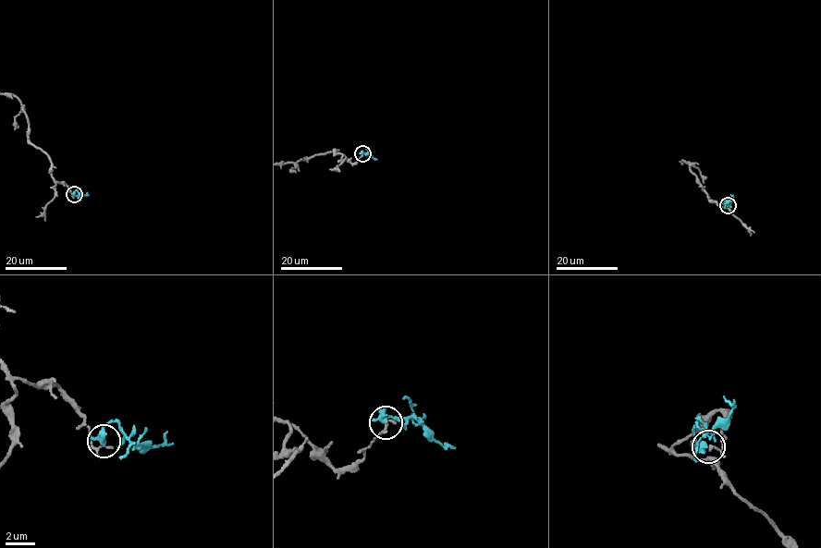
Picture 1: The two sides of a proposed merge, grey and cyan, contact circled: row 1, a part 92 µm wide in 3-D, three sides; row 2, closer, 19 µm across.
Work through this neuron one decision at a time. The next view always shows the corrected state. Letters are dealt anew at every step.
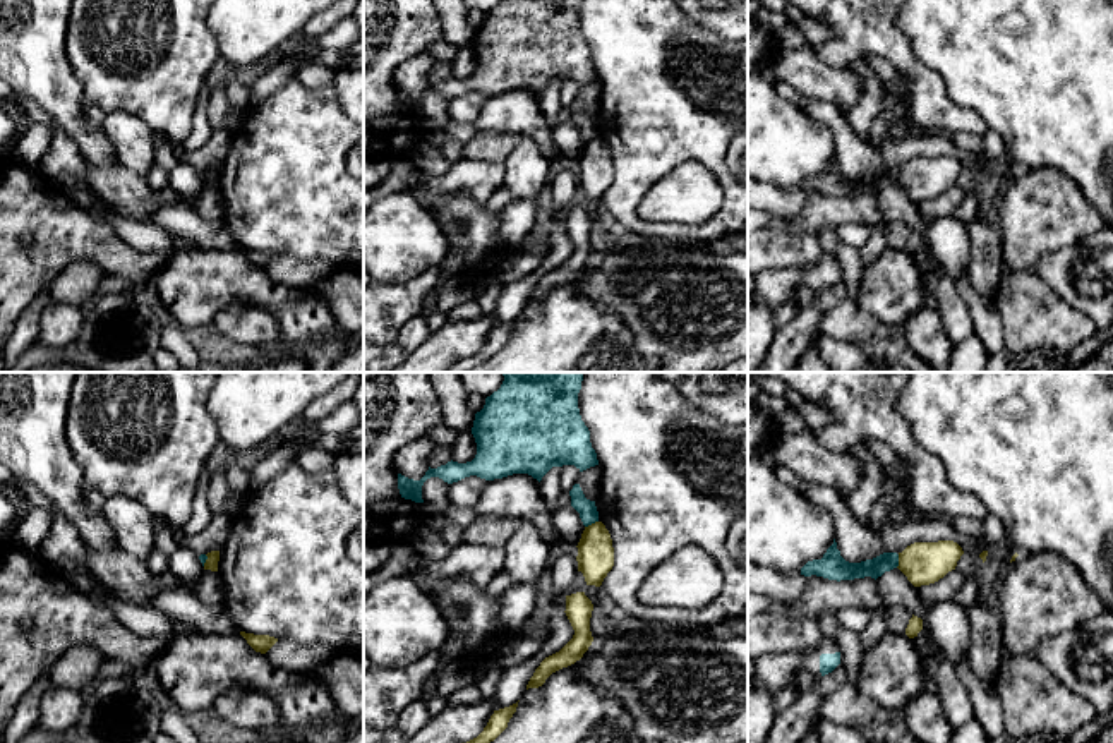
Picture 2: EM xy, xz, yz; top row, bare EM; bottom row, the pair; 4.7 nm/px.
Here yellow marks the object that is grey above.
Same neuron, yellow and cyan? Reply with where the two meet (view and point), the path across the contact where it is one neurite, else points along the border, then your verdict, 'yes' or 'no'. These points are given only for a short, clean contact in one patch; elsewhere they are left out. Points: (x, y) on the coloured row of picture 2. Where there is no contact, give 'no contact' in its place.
meets yellow in xz at (592, 524); border along xz (597, 520), (585, 527); no

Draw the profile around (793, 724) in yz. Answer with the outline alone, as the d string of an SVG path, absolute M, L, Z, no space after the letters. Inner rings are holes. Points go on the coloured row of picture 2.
M839 664L832 673L825 674L813 690L799 695L789 709L777 712L765 743L801 743L813 724L820 721L823 700L839 690L844 681L845 671L842 664Z

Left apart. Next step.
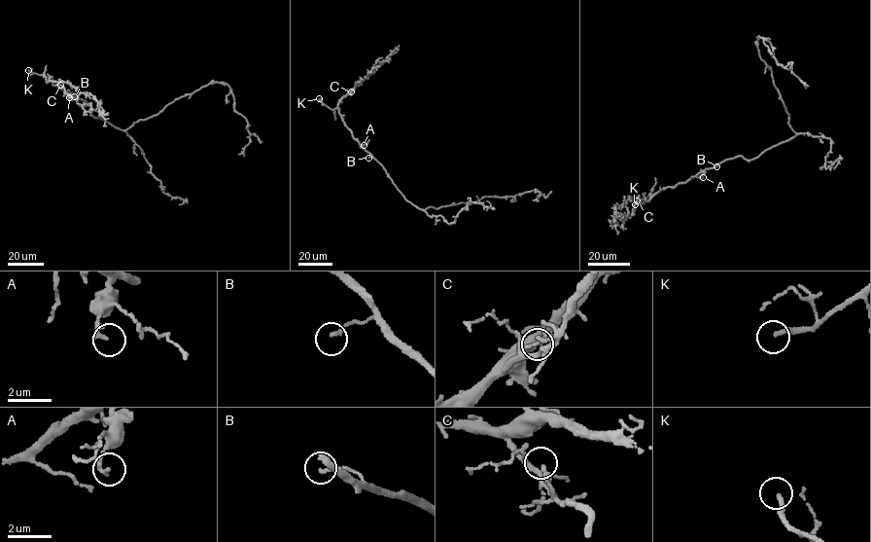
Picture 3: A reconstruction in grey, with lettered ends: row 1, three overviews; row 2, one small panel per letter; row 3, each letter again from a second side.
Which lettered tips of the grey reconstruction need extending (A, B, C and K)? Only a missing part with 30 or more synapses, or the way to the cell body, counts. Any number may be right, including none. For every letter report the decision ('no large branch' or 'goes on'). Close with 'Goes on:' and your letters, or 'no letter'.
A: no large branch
B: no large branch
C: no large branch
K: goes on
Goes on: K

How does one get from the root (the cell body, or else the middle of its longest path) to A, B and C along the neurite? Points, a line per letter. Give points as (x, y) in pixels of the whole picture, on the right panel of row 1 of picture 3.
A: (774, 145), (751, 160), (737, 156), (721, 162), (705, 169), (703, 177)
B: (774, 145), (751, 160), (736, 156), (716, 166)
C: (774, 145), (751, 160), (736, 156), (702, 170), (685, 182), (662, 189), (648, 200), (637, 200)

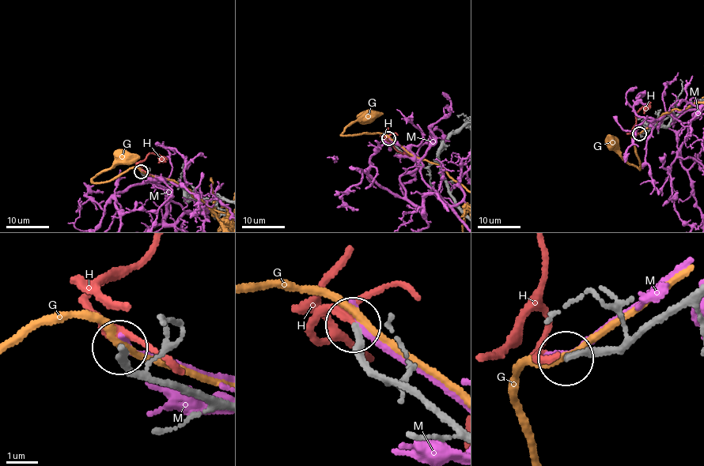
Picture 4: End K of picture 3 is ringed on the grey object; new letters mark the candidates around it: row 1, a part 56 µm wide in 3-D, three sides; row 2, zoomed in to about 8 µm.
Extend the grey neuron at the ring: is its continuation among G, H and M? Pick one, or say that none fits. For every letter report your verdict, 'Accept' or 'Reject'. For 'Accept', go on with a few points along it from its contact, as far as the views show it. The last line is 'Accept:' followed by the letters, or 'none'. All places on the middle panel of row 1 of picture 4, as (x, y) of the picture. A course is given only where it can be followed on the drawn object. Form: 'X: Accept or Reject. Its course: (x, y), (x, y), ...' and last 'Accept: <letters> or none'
G: Reject
H: Reject
M: Reject
Accept: none

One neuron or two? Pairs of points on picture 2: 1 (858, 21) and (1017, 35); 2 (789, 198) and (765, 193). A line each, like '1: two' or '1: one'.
1: two
2: one

